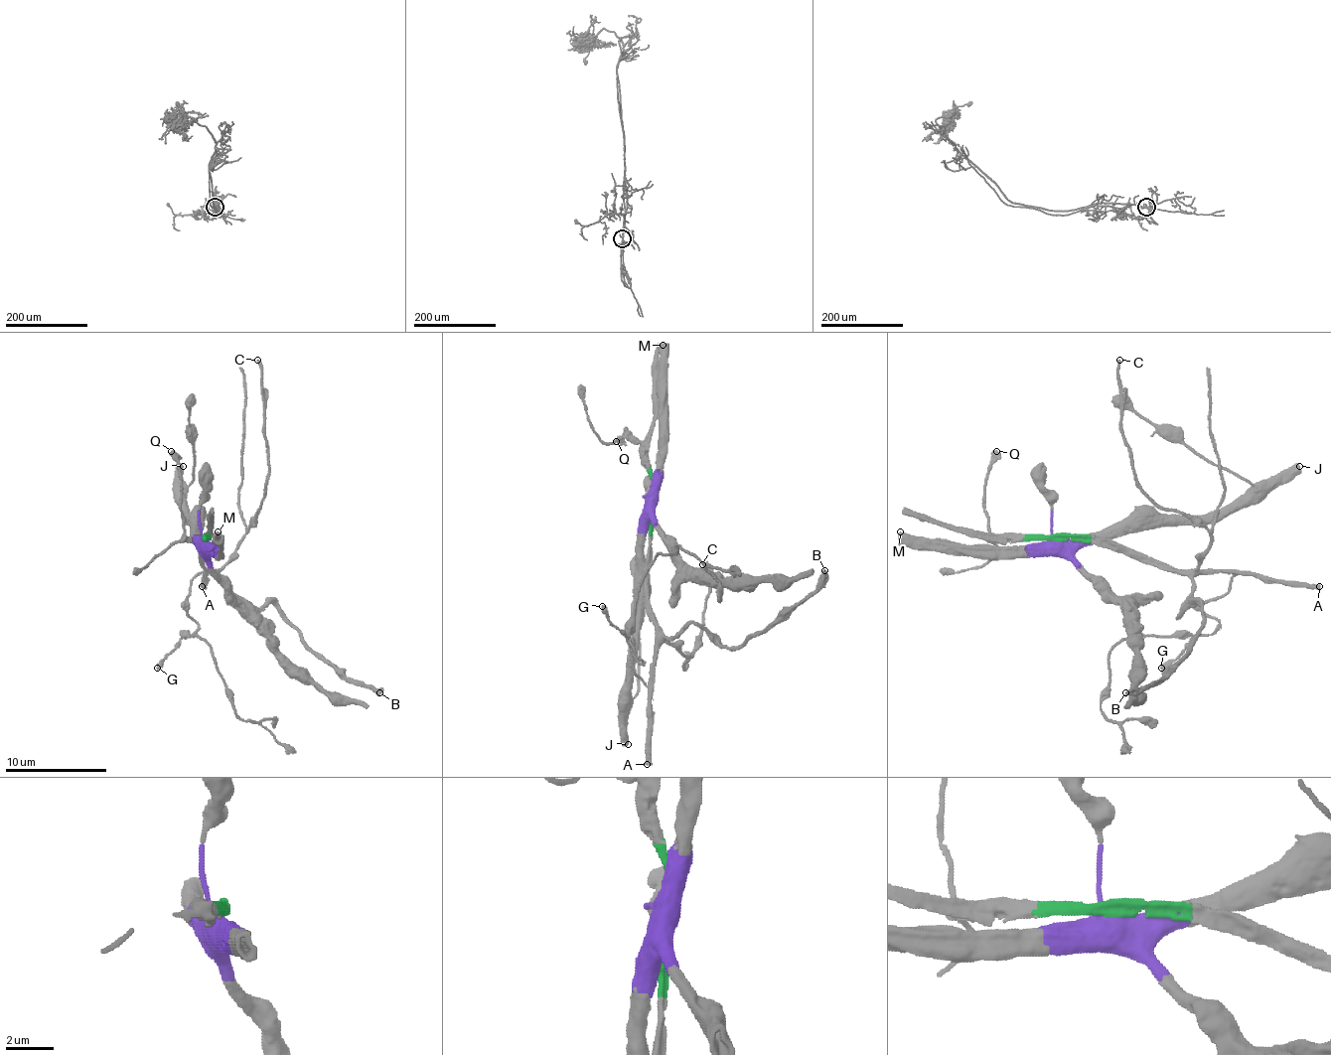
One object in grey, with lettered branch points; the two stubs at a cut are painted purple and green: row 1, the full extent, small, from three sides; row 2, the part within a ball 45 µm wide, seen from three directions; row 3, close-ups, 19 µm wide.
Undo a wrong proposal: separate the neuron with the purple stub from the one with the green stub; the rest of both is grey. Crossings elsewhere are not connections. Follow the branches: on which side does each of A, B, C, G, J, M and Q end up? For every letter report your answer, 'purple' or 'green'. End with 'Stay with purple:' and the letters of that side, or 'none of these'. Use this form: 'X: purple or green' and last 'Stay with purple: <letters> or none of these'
A: green
B: green
C: green
G: green
J: purple
M: purple
Q: green
Stay with purple: J, M

